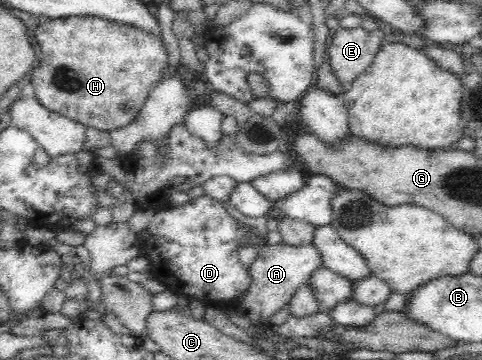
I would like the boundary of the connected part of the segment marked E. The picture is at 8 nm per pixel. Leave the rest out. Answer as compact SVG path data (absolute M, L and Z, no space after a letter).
M360 26L355 29L340 28L331 39L329 60L331 73L345 89L360 75L383 44L384 33L378 28L372 33Z

